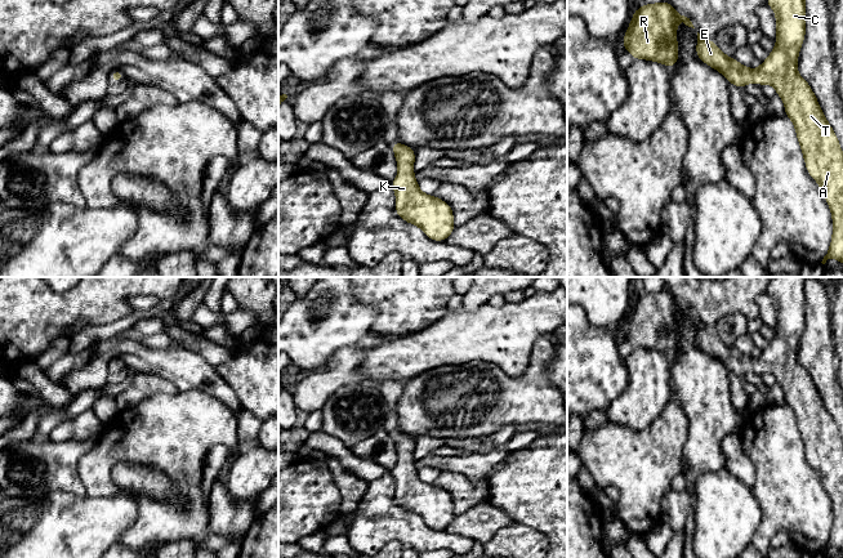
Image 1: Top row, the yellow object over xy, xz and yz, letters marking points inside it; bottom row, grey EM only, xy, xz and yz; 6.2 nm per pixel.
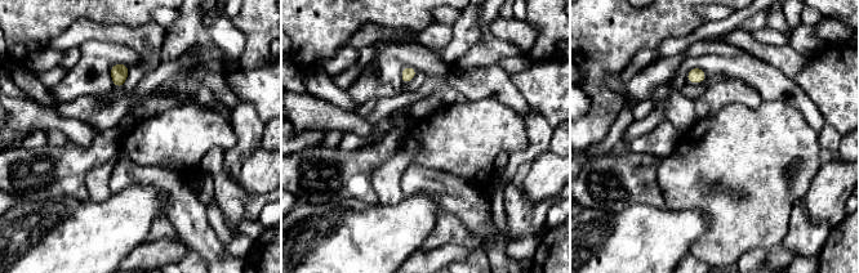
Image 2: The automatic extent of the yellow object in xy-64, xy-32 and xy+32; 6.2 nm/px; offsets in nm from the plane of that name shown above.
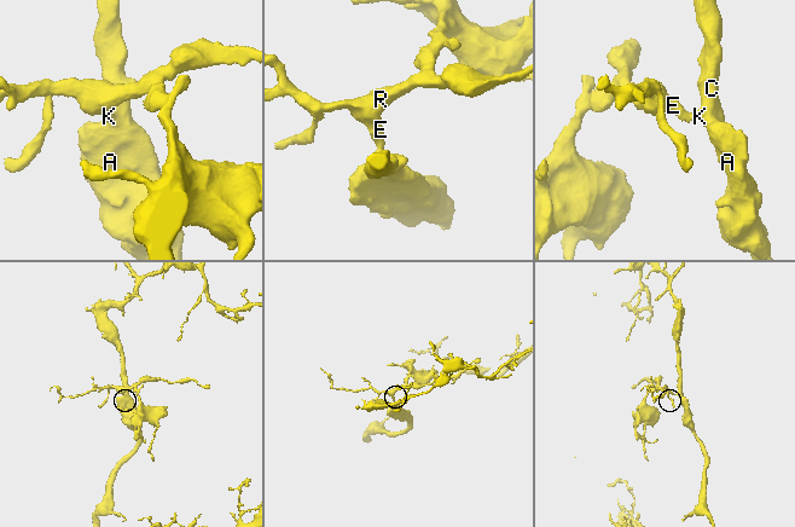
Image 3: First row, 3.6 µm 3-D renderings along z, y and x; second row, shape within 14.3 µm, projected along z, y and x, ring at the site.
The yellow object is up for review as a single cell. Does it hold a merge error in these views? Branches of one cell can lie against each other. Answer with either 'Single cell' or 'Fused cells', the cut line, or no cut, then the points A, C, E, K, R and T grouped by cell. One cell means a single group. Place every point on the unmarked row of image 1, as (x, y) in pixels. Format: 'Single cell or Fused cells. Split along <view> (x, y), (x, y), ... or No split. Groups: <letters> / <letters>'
Single cell. No split. Groups: A C E K R T

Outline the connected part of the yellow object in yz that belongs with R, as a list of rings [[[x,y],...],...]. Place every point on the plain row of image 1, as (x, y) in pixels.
[[[668,289],[644,293],[634,298],[621,334],[634,348],[655,349],[674,356],[678,352],[677,312],[679,308],[695,317],[690,307],[679,303]]]

